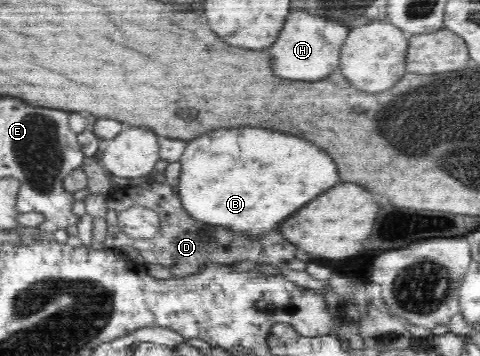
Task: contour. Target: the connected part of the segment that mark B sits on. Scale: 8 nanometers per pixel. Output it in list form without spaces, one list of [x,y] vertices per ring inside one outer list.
[[[258,127],[218,129],[200,135],[188,143],[179,162],[181,173],[178,179],[178,195],[184,210],[200,222],[222,226],[242,236],[274,232],[286,217],[290,217],[308,201],[322,195],[340,181],[334,161],[316,145],[294,135],[266,131]]]

